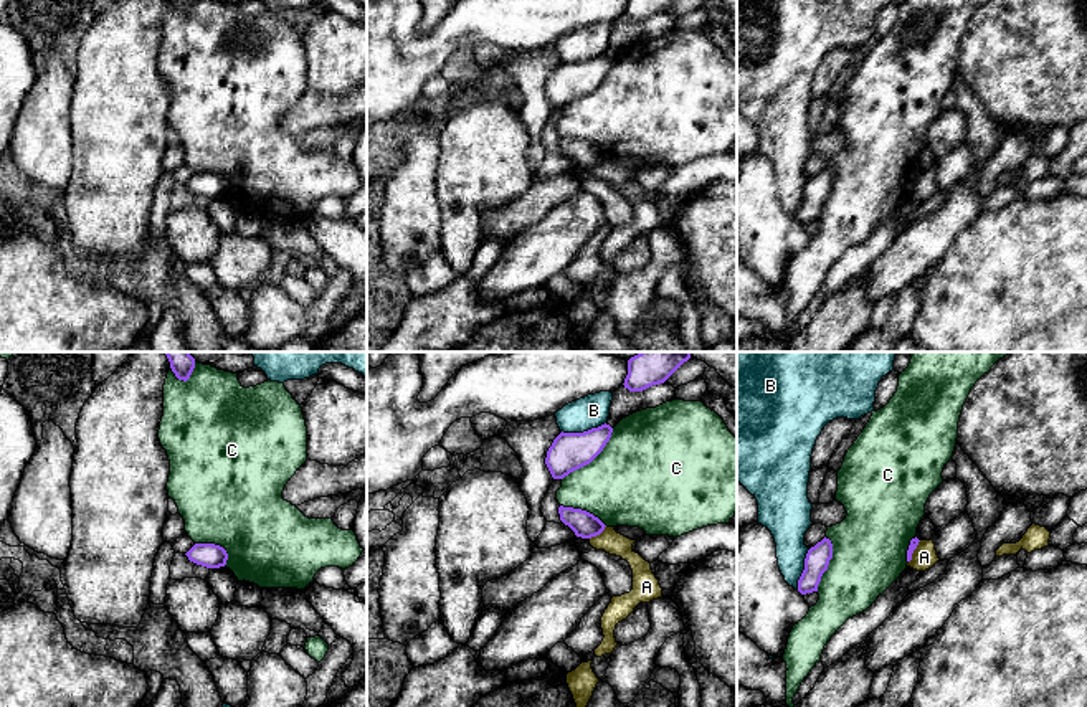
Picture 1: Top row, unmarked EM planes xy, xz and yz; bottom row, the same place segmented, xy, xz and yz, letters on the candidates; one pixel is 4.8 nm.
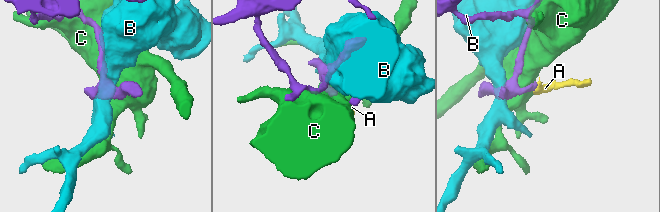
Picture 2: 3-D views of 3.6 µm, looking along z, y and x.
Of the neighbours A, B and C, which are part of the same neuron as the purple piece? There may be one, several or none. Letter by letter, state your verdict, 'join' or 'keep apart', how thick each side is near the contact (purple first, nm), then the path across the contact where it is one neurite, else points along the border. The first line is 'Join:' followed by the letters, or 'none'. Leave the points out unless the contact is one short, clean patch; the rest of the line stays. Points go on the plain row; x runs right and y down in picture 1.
Join: none
A: keep apart | 120/110 nm | along xz (605, 156), (588, 169)
B: keep apart | 190/160 nm
C: keep apart | 190/460 nm

